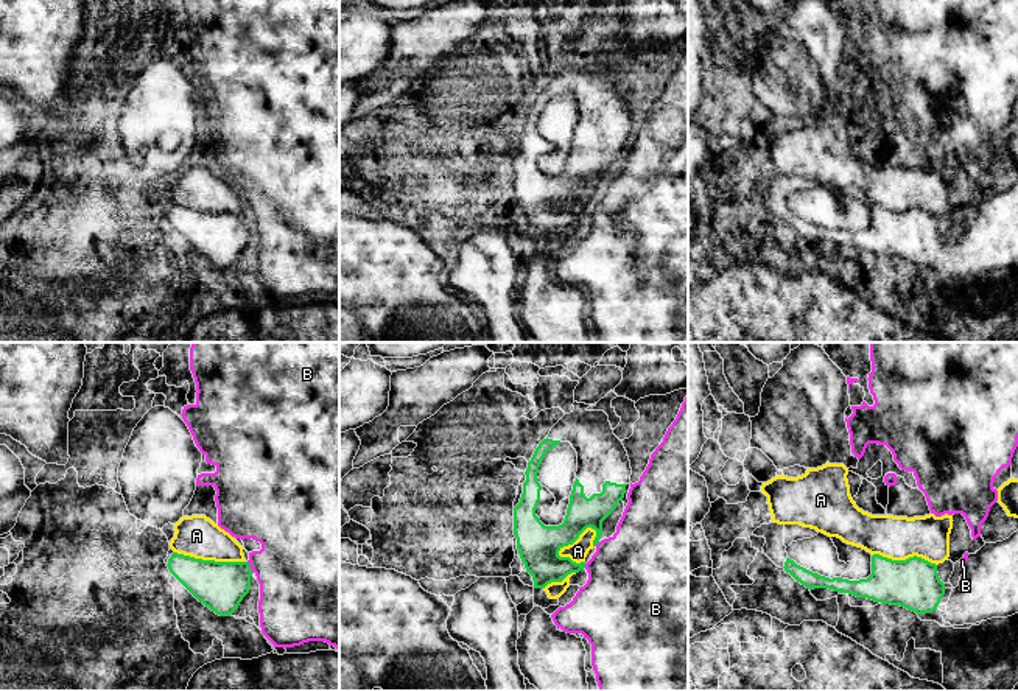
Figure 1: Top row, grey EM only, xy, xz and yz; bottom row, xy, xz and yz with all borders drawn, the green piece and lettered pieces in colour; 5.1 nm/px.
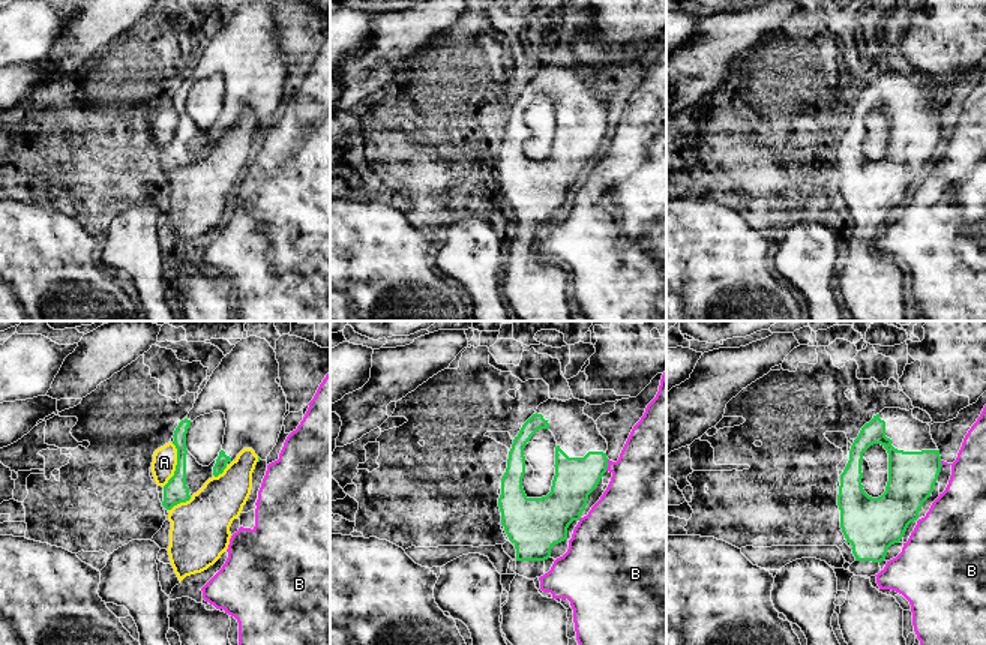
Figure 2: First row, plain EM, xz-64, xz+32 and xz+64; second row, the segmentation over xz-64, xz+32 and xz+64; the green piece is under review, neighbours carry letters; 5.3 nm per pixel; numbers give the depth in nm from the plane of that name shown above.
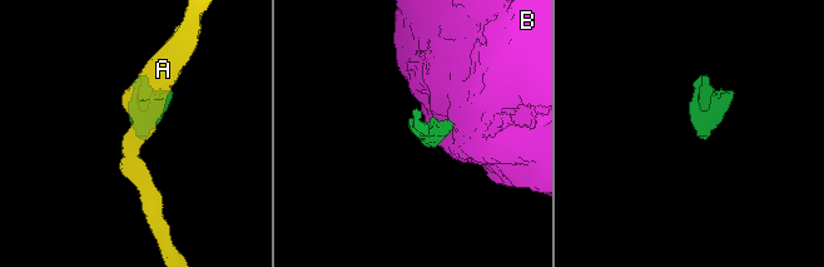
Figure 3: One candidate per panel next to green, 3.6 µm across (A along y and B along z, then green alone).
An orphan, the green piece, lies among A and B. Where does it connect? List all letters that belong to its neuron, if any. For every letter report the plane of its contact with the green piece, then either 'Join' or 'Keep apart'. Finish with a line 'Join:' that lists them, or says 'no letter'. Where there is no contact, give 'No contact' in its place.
A: Touches green in xz. Keep apart
B: Touches green in xy. Keep apart
Join: no letter

